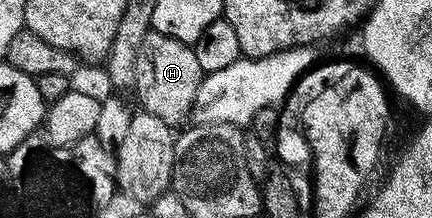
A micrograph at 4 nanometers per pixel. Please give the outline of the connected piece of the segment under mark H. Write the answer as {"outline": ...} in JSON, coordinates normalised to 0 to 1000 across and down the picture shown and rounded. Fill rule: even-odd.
{"outline":[[[345,147],[336,179],[326,179],[326,220],[317,234],[308,431],[322,459],[319,495],[345,528],[363,528],[373,564],[398,583],[421,578],[421,555],[431,560],[440,532],[442,491],[456,445],[456,399],[465,399],[472,349],[444,211],[391,161]]]}

